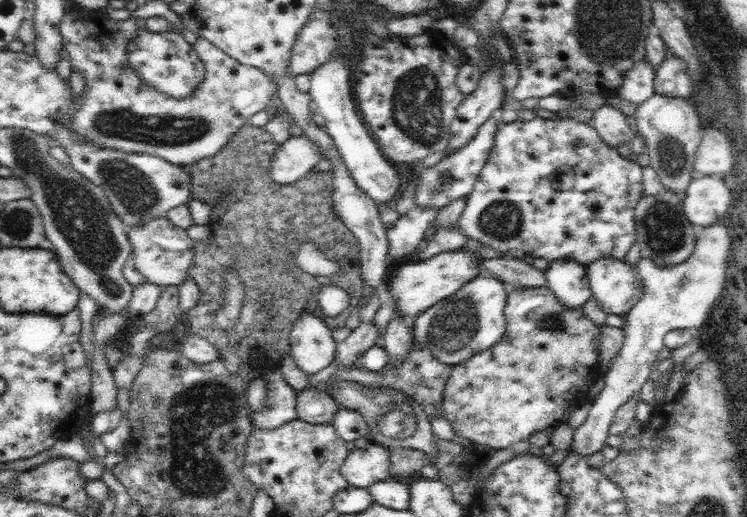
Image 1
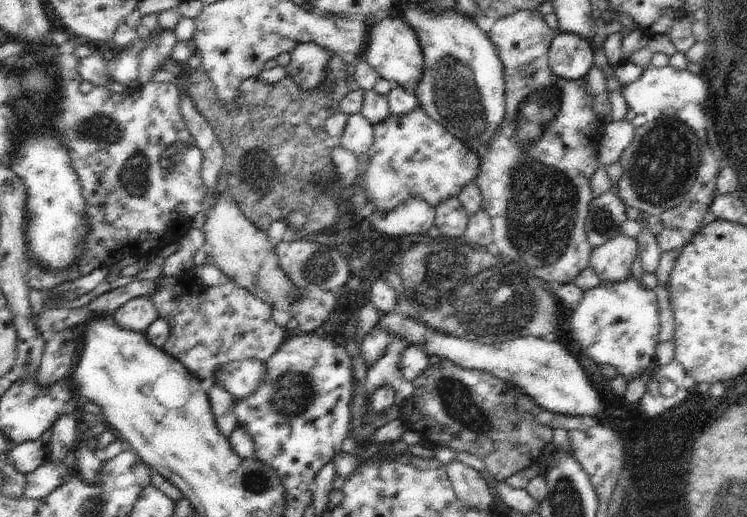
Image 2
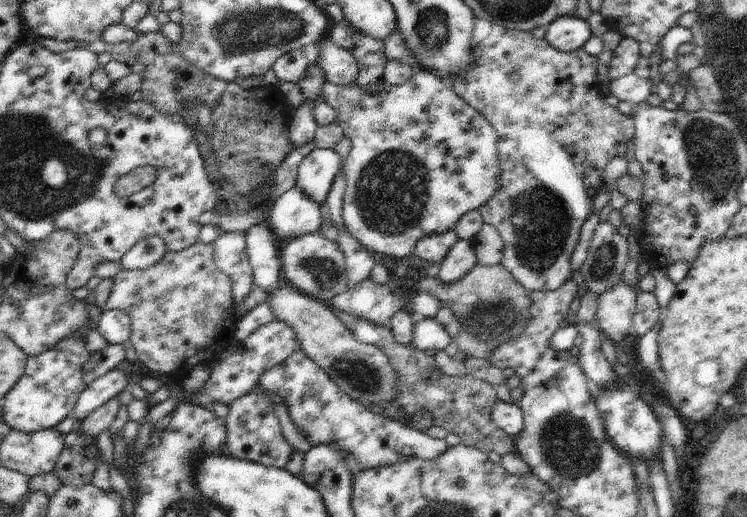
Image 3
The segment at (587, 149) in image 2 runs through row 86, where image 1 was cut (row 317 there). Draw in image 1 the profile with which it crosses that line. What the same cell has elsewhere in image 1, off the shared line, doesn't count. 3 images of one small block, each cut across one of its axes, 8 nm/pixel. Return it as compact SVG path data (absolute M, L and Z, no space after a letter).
M517 286L509 288L507 304L505 304L505 332L503 332L501 340L497 340L497 344L493 344L493 348L473 354L467 362L453 366L453 370L449 374L449 380L445 384L443 398L441 398L445 420L449 422L449 426L453 428L455 434L461 434L475 446L489 446L491 450L507 448L519 440L527 440L529 436L533 436L537 432L557 426L561 416L565 416L567 408L571 408L571 404L577 400L577 396L587 394L587 388L593 384L593 376L595 376L595 368L597 368L597 360L599 360L599 340L601 340L601 326L595 326L591 320L587 320L583 316L583 308L575 308L575 310L563 308L563 304L559 304L559 300L547 288L517 288Z

